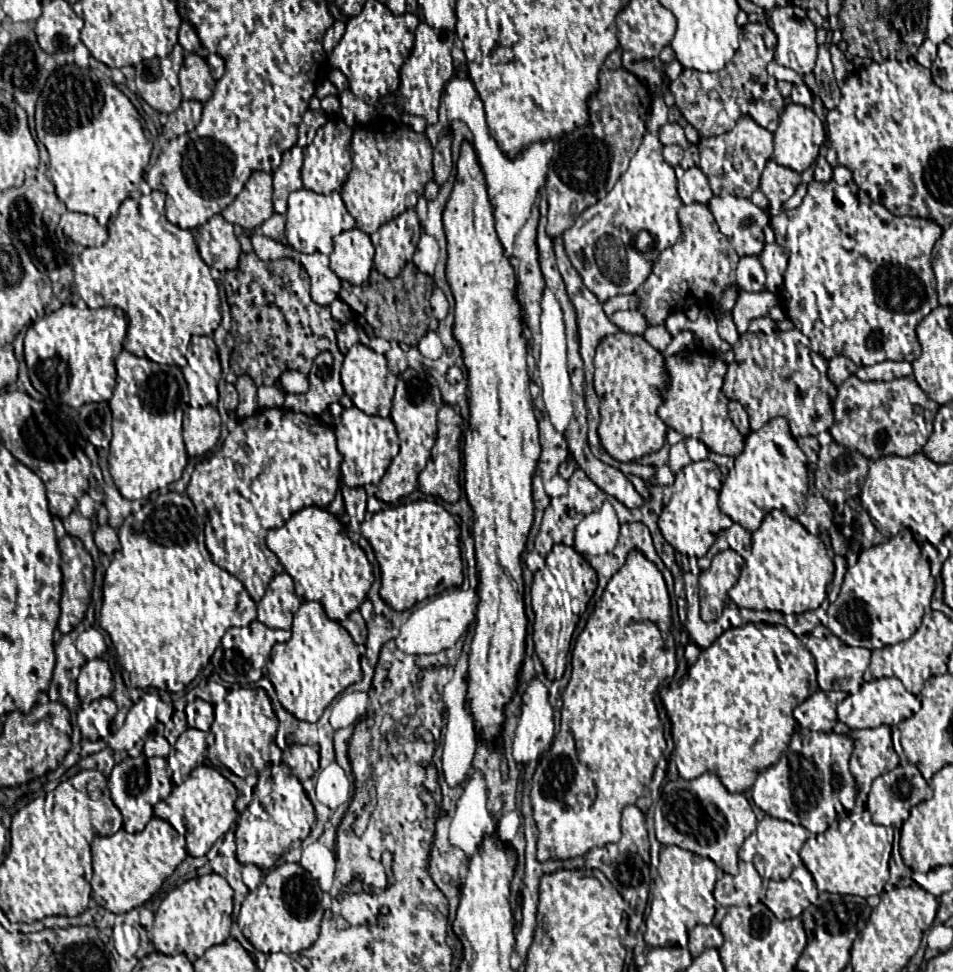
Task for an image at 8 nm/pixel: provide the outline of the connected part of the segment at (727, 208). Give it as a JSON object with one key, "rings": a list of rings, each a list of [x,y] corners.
{"rings":[[[714,196],[708,202],[716,224],[722,234],[728,236],[738,256],[760,254],[764,248],[764,226],[768,224],[768,214],[752,204],[750,198],[736,196]]]}

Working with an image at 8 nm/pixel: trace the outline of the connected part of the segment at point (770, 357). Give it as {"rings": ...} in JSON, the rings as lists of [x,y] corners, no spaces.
{"rings":[[[798,329],[771,334],[746,332],[734,344],[736,360],[728,366],[724,376],[724,394],[730,400],[738,400],[748,416],[750,428],[758,430],[768,420],[784,416],[790,422],[794,438],[818,436],[830,430],[834,424],[832,402],[836,398],[836,386],[828,380],[828,361],[818,353],[818,363],[810,350],[810,340]]]}

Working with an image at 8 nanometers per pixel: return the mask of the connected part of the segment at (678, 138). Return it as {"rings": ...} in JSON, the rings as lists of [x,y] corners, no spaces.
{"rings":[[[666,124],[660,128],[660,142],[662,144],[678,144],[682,148],[688,148],[690,142],[684,136],[684,130],[680,128],[680,124]]]}

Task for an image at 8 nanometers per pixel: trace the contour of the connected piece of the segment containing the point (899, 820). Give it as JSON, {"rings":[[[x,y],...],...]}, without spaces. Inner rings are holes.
{"rings":[[[912,764],[912,770],[896,766],[894,770],[878,776],[874,780],[874,784],[872,784],[868,794],[866,808],[872,814],[874,824],[882,824],[882,826],[890,826],[894,830],[900,830],[900,826],[904,824],[904,820],[910,814],[910,808],[920,804],[928,796],[930,796],[930,786],[926,784],[926,780],[922,778],[922,774],[918,772],[918,768],[914,764]]]}

